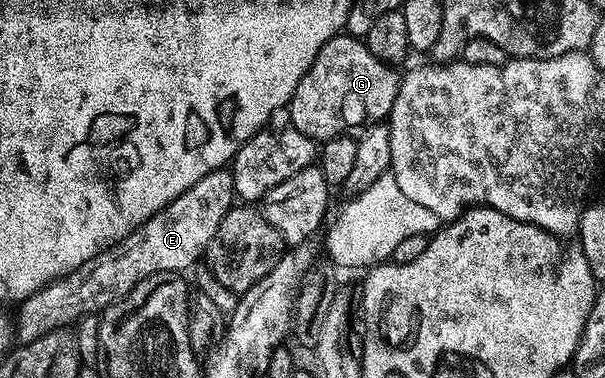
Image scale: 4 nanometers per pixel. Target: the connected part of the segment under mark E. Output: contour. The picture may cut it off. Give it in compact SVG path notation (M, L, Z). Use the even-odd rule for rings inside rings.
M223 167L204 175L200 183L196 183L184 195L180 195L175 201L171 201L168 207L164 207L152 219L148 219L136 231L132 231L120 243L105 249L100 255L96 255L88 263L84 263L76 271L72 271L66 277L53 281L40 291L32 294L28 300L21 302L16 313L16 333L21 342L35 341L40 335L48 335L57 329L65 329L73 326L78 318L86 313L98 313L107 309L109 305L115 305L120 299L124 299L144 279L148 279L157 273L177 274L178 269L186 269L194 265L209 250L212 239L220 227L220 219L228 215L228 211L235 204L234 175L229 168Z

